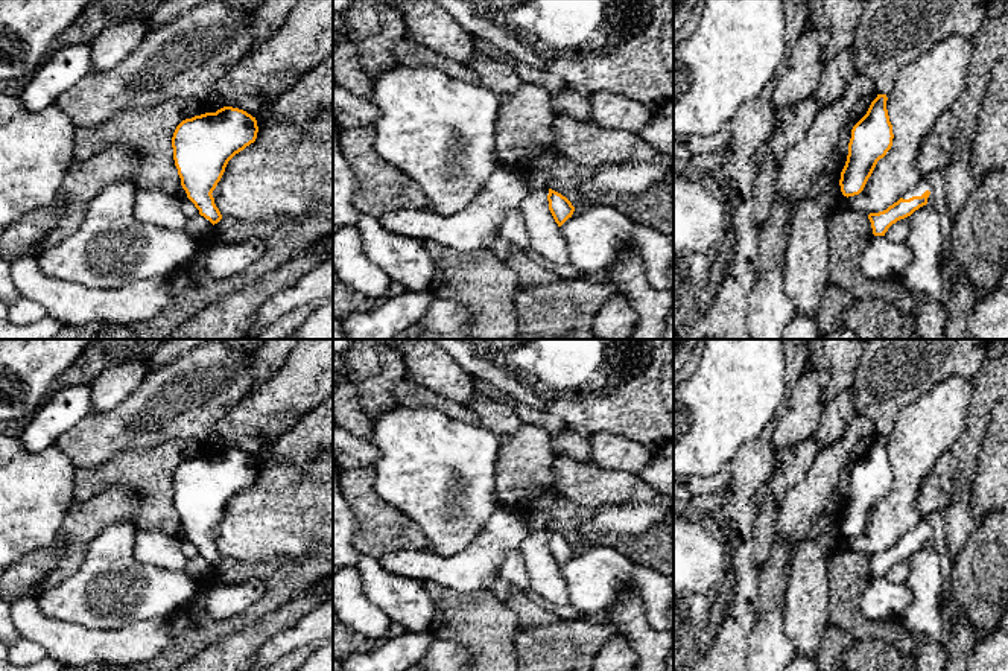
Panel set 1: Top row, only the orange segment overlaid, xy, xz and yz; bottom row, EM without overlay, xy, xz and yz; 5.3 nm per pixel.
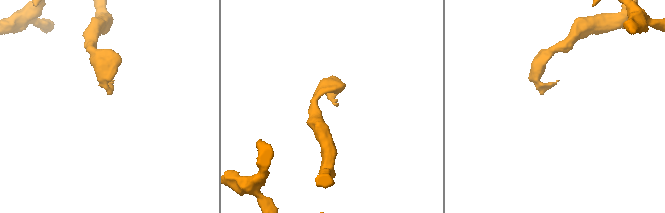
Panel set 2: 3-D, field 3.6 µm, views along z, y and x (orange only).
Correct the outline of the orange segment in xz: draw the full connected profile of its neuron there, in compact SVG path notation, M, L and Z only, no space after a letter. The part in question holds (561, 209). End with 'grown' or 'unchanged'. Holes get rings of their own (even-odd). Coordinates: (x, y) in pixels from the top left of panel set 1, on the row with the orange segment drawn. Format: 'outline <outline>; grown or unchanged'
outline M549 189L547 201L549 201L549 210L558 227L561 227L569 218L572 218L575 207L566 196Z; unchanged

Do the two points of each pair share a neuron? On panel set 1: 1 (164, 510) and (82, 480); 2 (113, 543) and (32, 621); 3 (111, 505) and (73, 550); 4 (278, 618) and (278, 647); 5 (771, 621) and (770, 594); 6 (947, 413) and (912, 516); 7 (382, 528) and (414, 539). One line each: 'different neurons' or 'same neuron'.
1: same neuron
2: different neurons
3: same neuron
4: different neurons
5: different neurons
6: same neuron
7: same neuron

